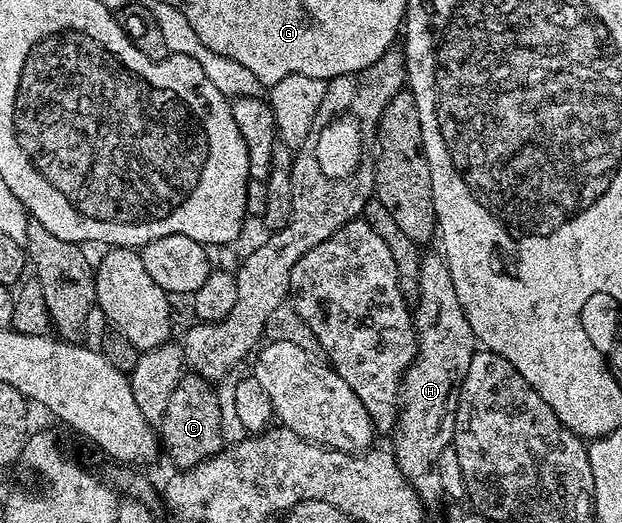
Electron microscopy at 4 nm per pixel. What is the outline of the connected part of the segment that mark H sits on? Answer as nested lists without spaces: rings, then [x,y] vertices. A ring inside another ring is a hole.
[[[442,254],[420,258],[420,297],[413,307],[413,318],[419,348],[403,375],[399,422],[393,432],[393,454],[419,499],[424,505],[431,505],[444,498],[441,473],[437,469],[439,458],[447,447],[452,446],[461,385],[465,373],[469,373],[469,361],[473,361],[477,350],[469,317],[465,317],[461,309],[457,289],[453,289],[453,277]]]

